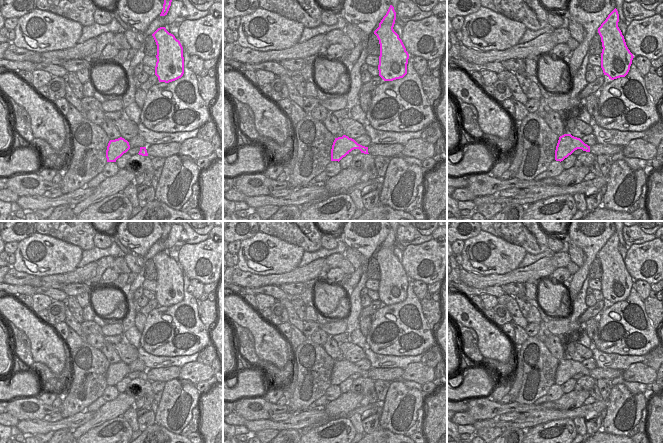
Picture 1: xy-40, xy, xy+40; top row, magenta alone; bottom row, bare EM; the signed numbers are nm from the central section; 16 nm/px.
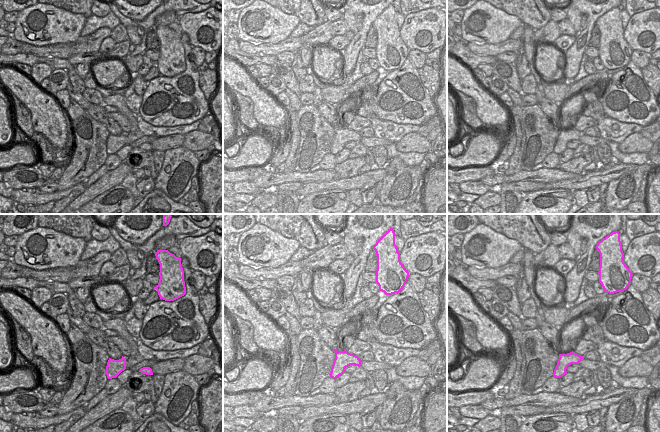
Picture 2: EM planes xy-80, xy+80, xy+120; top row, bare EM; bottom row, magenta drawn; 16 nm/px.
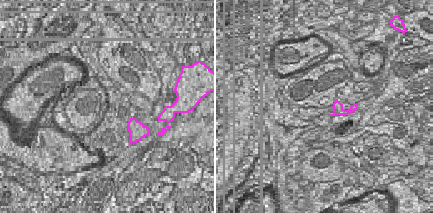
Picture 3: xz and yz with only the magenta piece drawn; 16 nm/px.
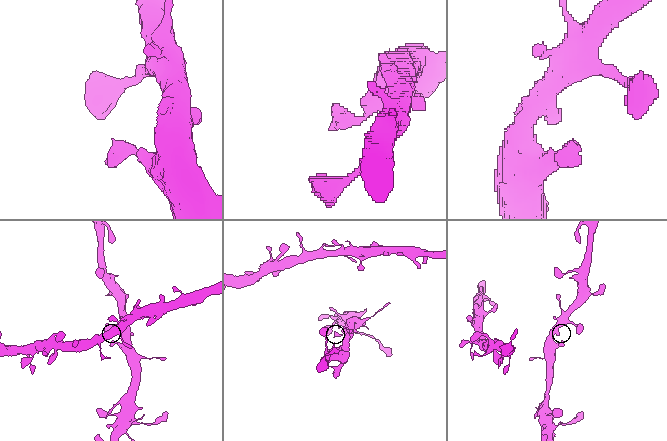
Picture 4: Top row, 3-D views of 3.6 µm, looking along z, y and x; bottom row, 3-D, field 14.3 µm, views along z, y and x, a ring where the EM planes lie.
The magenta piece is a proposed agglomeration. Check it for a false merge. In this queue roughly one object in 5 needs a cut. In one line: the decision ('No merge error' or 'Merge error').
No merge error.

